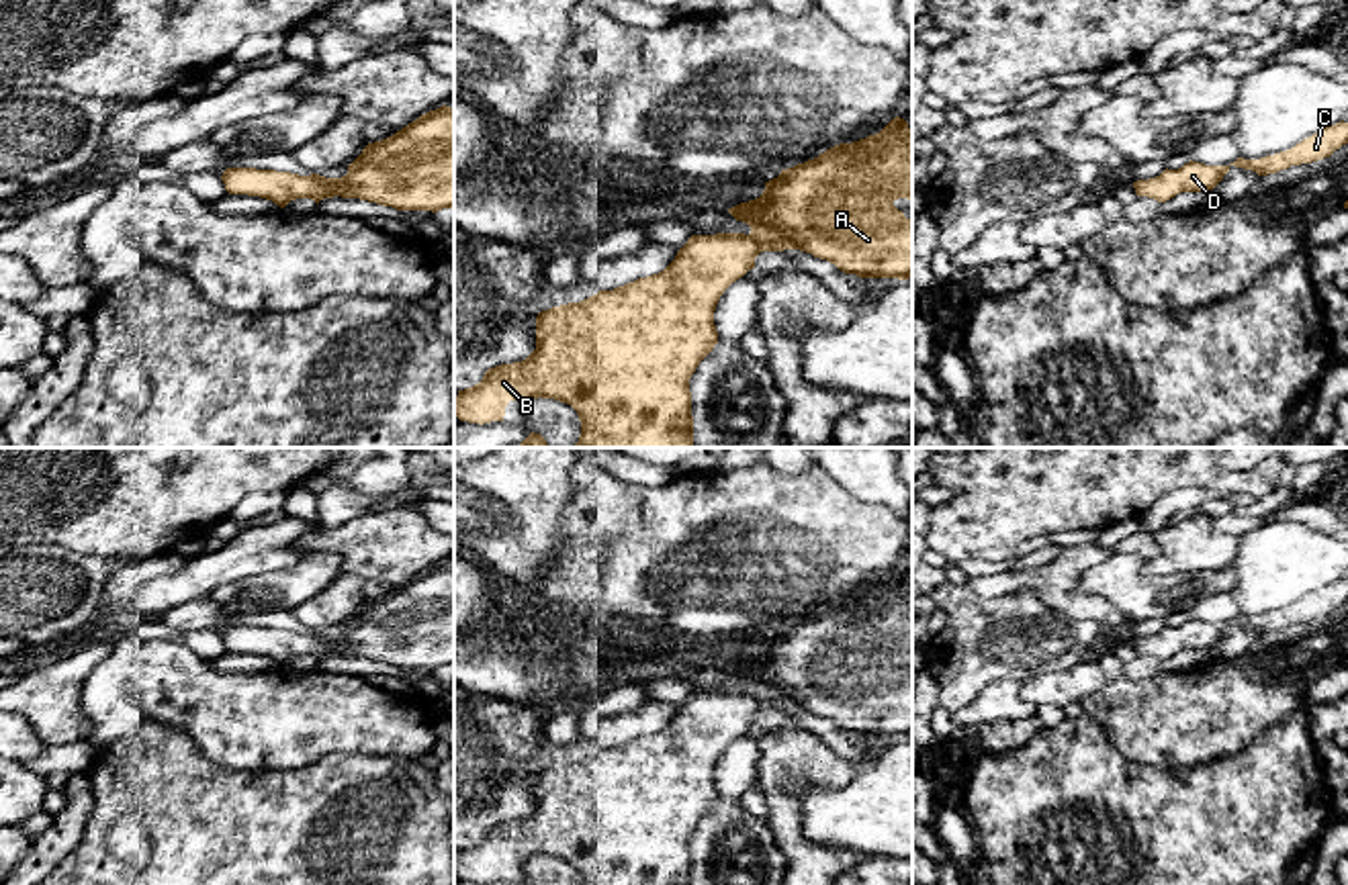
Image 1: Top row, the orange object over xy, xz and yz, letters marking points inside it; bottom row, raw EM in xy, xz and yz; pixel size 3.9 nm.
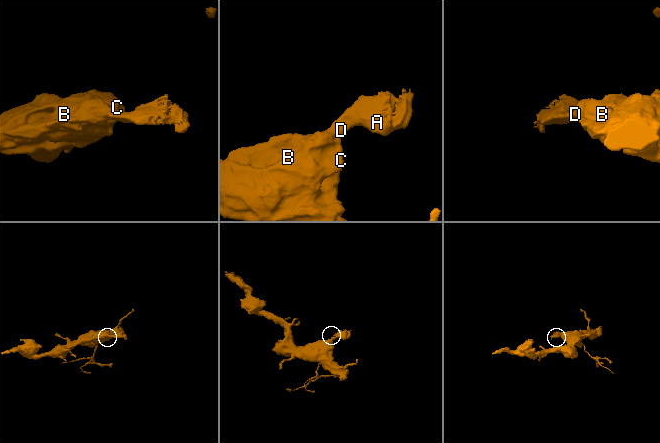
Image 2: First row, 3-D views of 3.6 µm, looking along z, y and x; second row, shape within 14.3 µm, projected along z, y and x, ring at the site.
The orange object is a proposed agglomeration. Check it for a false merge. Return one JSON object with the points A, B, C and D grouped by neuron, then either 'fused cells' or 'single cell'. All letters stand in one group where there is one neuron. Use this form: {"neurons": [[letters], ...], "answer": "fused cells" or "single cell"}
{"neurons": [["A", "B", "C", "D"]], "answer": "single cell"}

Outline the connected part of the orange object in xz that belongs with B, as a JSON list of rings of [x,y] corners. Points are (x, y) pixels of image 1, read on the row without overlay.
[[[900,574],[875,593],[835,603],[814,617],[781,627],[765,640],[759,656],[728,666],[751,685],[749,693],[691,693],[663,730],[538,771],[536,807],[522,820],[489,826],[479,842],[458,848],[454,873],[479,883],[503,879],[509,858],[542,854],[571,863],[581,885],[693,885],[689,836],[718,801],[714,768],[724,748],[755,726],[761,709],[783,707],[812,711],[859,736],[912,736],[912,677],[894,664],[898,656],[912,658],[912,589]]]

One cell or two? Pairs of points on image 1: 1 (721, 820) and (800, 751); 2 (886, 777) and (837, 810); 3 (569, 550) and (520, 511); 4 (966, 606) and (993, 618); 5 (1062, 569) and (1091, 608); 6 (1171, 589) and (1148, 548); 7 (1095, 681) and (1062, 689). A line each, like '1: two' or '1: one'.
1: two
2: one
3: two
4: one
5: one
6: two
7: one

